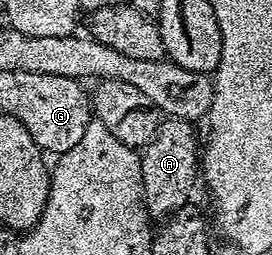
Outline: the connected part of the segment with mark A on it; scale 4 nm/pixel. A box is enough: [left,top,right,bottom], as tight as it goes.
[141,117,201,219]

